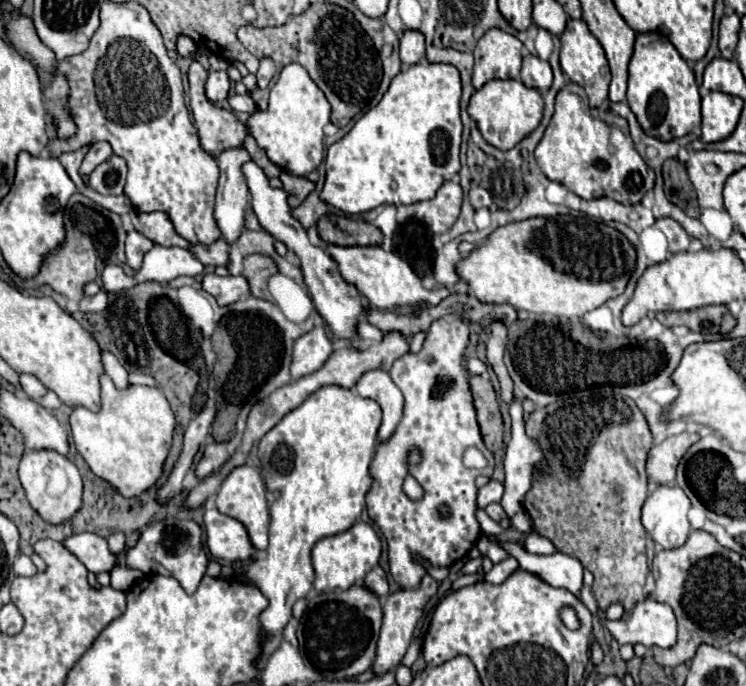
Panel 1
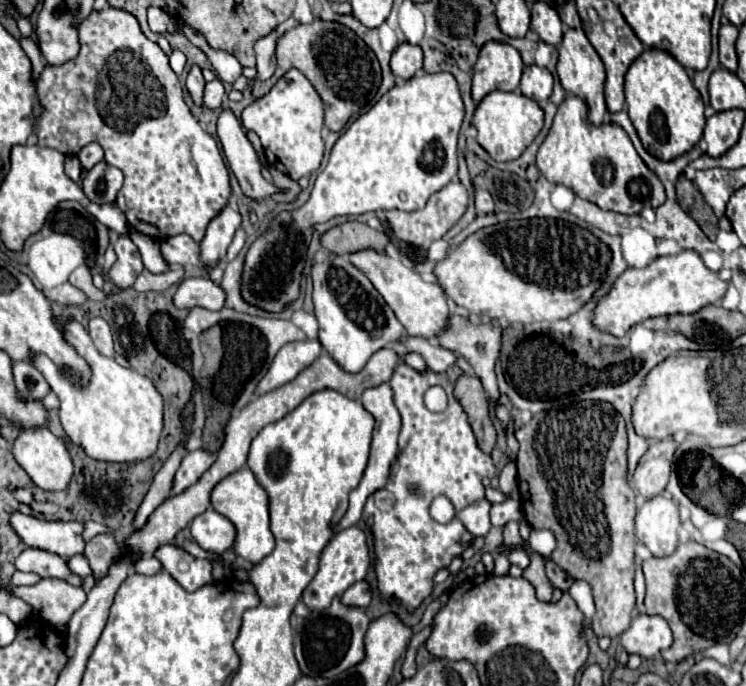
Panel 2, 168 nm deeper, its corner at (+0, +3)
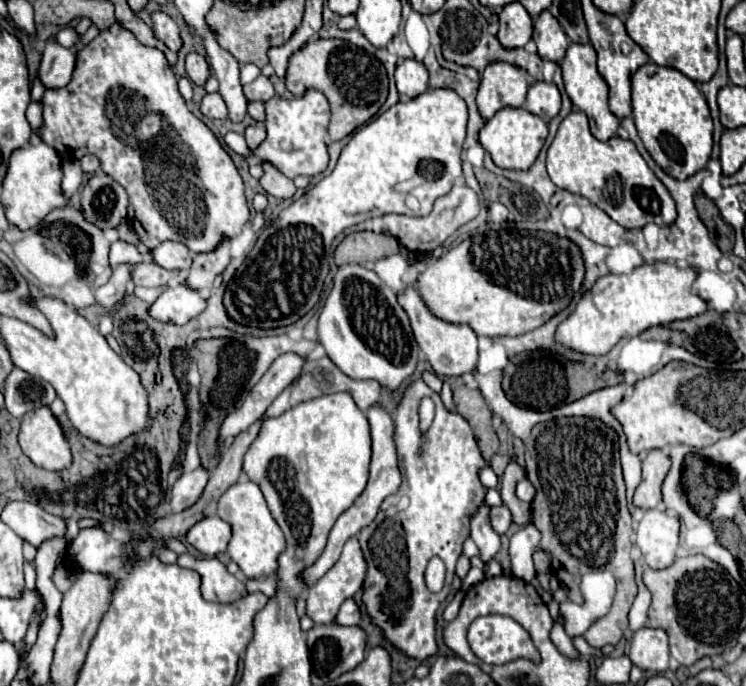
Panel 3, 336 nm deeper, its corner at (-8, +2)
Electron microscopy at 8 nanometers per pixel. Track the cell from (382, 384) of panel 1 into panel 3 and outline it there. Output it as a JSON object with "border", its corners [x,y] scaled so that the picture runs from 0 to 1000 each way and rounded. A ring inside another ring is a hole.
{"border":[[[501,590],[501,593],[496,593],[496,599],[493,599],[493,614],[496,614],[496,625],[499,625],[499,672],[496,672],[496,698],[493,698],[493,707],[491,707],[491,713],[485,716],[485,722],[472,733],[472,739],[464,742],[464,745],[453,754],[453,759],[448,762],[445,774],[442,774],[442,780],[440,780],[437,800],[432,803],[432,809],[429,809],[416,827],[410,827],[410,829],[402,835],[402,844],[408,847],[410,859],[416,859],[416,856],[453,818],[461,792],[464,792],[469,783],[480,780],[483,771],[493,768],[493,765],[501,759],[509,733],[512,733],[520,722],[531,719],[534,710],[536,710],[536,684],[534,684],[531,652],[528,652],[528,611],[525,611],[509,590]]]}

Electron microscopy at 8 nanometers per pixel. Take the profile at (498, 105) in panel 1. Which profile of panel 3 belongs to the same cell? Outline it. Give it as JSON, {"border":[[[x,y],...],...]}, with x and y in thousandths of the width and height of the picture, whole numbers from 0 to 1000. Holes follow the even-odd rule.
{"border":[[[670,159],[657,176],[651,176],[649,188],[643,191],[643,211],[657,223],[660,235],[670,243],[670,246],[689,246],[689,249],[708,249],[724,217],[729,214],[735,200],[735,185],[732,179],[708,165],[705,159]]]}

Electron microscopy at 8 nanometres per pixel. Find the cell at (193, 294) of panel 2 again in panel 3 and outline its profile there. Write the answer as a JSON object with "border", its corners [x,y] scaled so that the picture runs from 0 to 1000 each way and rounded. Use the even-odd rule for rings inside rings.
{"border":[[[249,415],[223,418],[212,436],[198,448],[198,459],[209,462],[212,468],[247,474],[263,459],[268,459],[276,448],[276,436],[268,433]]]}

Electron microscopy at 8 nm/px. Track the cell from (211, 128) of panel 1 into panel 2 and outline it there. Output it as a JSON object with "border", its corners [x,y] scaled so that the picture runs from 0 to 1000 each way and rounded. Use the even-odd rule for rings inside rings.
{"border":[[[260,96],[255,105],[252,105],[252,114],[249,114],[249,128],[260,146],[263,155],[271,155],[271,134],[273,134],[273,114],[271,114],[271,105],[265,96]]]}

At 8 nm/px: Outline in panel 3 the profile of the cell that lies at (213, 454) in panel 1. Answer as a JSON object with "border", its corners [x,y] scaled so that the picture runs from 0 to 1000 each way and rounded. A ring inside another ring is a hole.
{"border":[[[265,681],[263,687],[247,687],[231,713],[231,730],[228,730],[231,748],[244,748],[255,742],[268,727],[276,704],[279,690],[271,681]]]}

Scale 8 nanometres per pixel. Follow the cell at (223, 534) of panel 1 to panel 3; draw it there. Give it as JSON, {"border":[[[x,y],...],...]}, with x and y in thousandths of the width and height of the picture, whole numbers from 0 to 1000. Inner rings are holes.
{"border":[[[273,754],[263,765],[257,765],[249,777],[249,792],[257,794],[265,806],[276,812],[287,812],[303,803],[303,794],[311,783],[311,771],[295,754]]]}

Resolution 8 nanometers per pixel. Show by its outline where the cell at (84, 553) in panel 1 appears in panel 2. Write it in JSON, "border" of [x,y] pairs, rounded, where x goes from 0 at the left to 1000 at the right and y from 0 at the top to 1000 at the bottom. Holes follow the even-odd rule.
{"border":[[[21,746],[13,764],[40,799],[54,799],[83,813],[113,808],[113,764],[110,761],[62,761]]]}

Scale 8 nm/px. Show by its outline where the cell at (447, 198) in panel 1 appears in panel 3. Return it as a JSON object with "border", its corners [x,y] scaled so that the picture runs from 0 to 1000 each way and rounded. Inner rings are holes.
{"border":[[[611,267],[603,281],[584,290],[579,310],[571,313],[571,316],[547,316],[547,313],[528,313],[528,310],[515,313],[512,316],[512,322],[515,322],[512,340],[528,345],[536,357],[542,357],[550,366],[560,363],[560,366],[574,369],[574,366],[582,366],[584,360],[590,360],[614,331],[633,322],[641,313],[641,305],[643,305],[641,284],[627,270]]]}

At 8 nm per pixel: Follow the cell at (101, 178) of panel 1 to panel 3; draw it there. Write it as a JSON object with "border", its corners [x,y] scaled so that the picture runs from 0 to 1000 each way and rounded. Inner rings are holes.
{"border":[[[129,252],[118,261],[107,284],[107,308],[115,322],[131,334],[153,334],[169,322],[172,284],[142,252]]]}

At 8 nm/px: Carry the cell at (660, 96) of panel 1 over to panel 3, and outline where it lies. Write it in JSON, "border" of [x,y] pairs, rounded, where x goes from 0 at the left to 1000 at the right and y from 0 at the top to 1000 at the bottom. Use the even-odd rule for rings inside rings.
{"border":[[[879,92],[861,95],[847,112],[847,171],[858,203],[890,252],[917,261],[946,246],[954,226],[954,171],[928,115]]]}

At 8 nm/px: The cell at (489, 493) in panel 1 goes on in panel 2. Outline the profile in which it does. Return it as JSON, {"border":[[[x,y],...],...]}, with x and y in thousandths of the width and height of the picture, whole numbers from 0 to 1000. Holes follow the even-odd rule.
{"border":[[[651,726],[635,732],[633,738],[622,741],[614,746],[614,755],[622,761],[622,767],[627,770],[627,776],[641,784],[641,781],[651,781],[654,773],[657,773],[657,755],[654,755],[654,746],[657,746],[657,732]]]}

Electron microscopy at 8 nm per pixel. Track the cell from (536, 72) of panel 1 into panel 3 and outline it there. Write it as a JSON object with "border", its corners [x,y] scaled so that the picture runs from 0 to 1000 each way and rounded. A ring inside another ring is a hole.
{"border":[[[713,121],[705,138],[702,159],[727,171],[735,179],[751,162],[751,133],[743,121]]]}

